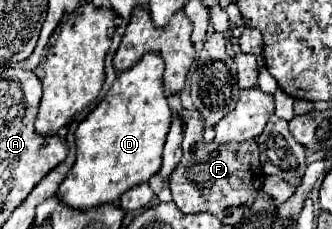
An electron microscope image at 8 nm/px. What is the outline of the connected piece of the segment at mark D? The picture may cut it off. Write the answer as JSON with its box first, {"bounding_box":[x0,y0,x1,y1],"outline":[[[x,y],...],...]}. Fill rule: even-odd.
{"bounding_box":[56,52,170,210],"outline":[[[148,52],[144,54],[136,66],[128,68],[128,72],[120,72],[116,82],[112,84],[112,88],[108,90],[108,94],[104,96],[104,100],[86,116],[84,122],[80,122],[78,130],[76,130],[76,164],[72,166],[70,174],[66,176],[66,180],[60,184],[56,196],[76,208],[76,210],[90,210],[94,206],[102,206],[102,204],[110,204],[110,202],[118,202],[120,196],[142,184],[148,182],[150,176],[154,176],[160,170],[162,164],[162,148],[164,148],[164,140],[170,128],[170,106],[166,102],[164,96],[164,84],[162,84],[162,74],[164,74],[164,60],[160,60],[160,56],[156,56],[156,52]]]}

